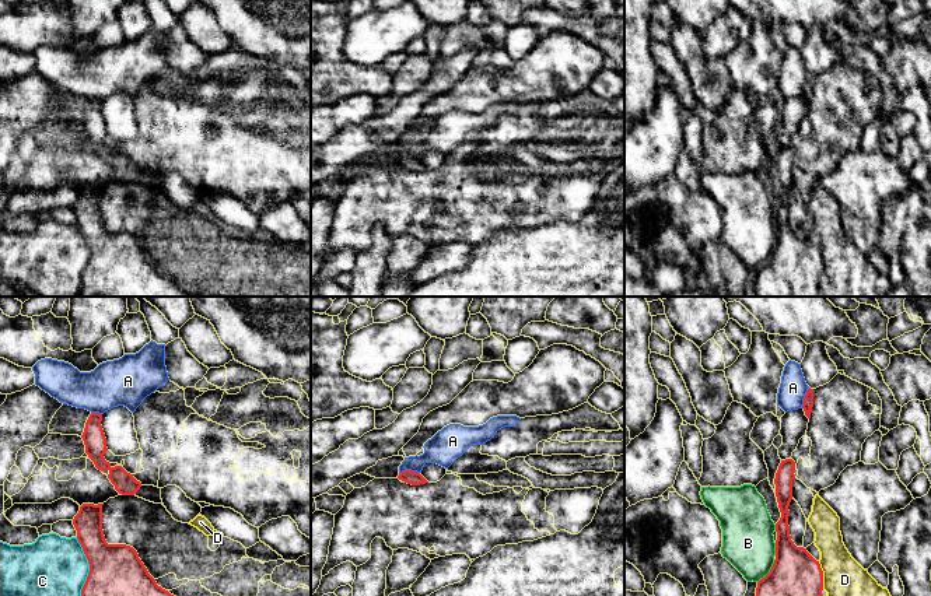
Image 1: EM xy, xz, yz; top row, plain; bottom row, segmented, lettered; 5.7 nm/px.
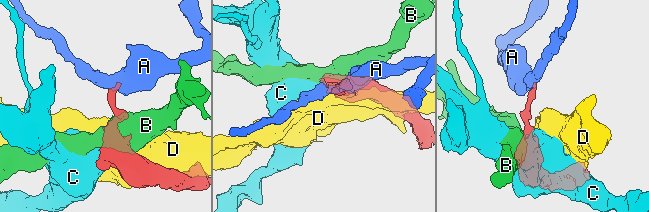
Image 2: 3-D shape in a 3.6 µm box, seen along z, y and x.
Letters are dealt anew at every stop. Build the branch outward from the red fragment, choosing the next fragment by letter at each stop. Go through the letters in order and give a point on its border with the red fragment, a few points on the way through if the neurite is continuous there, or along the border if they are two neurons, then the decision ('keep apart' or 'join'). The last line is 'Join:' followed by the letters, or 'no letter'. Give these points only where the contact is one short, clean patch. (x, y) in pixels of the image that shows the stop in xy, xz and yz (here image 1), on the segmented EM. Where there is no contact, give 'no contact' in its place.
A: contact xz (409, 470); border xz (419, 472), (402, 470), (399, 473); keep apart
B: contact yz (770, 571); border yz (774, 560), (770, 570), (758, 582); keep apart
C: contact xy (90, 567); keep apart
D: contact yz (822, 575); keep apart
Join: no letter

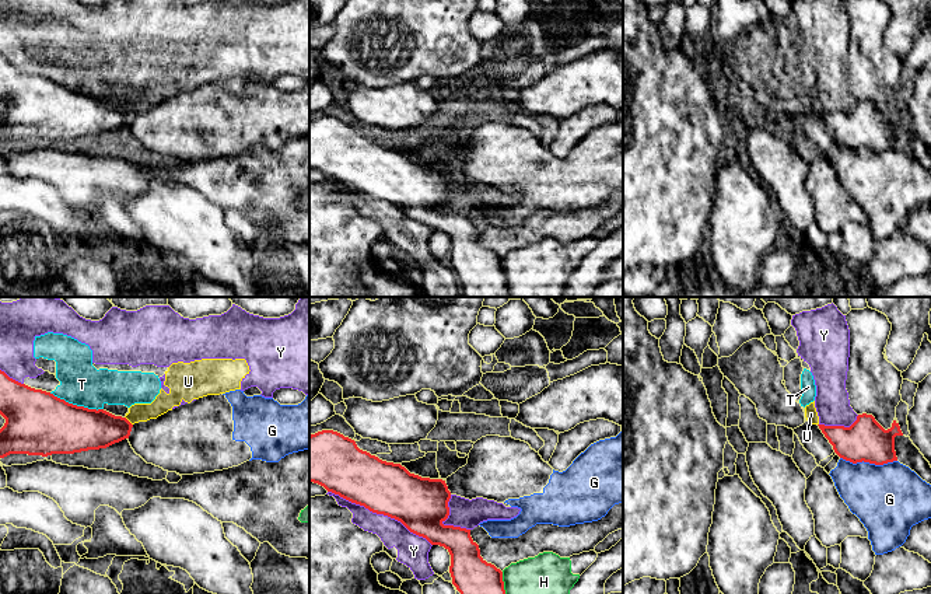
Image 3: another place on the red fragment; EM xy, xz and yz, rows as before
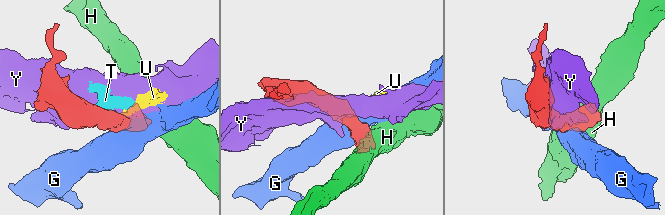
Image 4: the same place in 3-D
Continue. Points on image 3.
G: contact yz (868, 461); keep apart
H: contact xz (503, 583); keep apart
T: contact xy (76, 405); border xy (49, 392), (77, 405), (102, 409); keep apart
U: contact xy (128, 420); border xy (125, 416), (132, 425); keep apart
Y: contact xz (380, 513); keep apart
Join: no letter

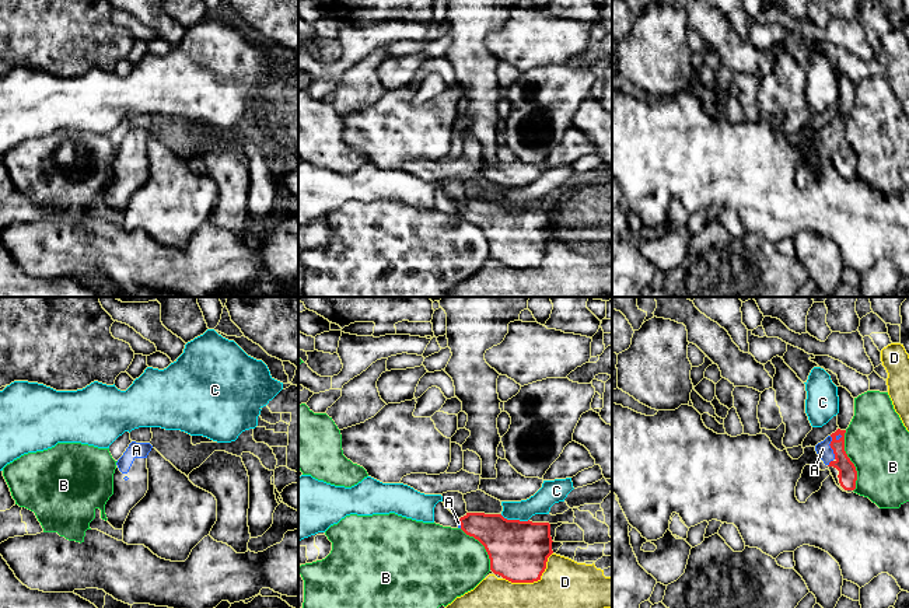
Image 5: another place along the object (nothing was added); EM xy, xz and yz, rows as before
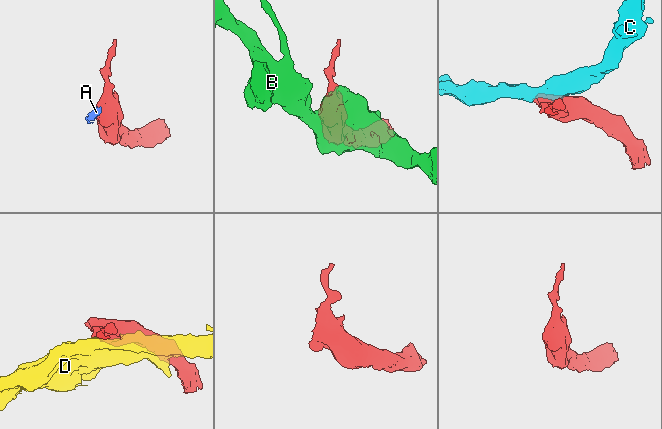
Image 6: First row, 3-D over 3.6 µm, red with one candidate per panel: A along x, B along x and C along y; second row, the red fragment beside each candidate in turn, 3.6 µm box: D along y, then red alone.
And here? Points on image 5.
A: contact yz (834, 451); way yz (848, 475), (842, 460), (834, 451), (822, 448); join
B: contact yz (850, 461); keep apart
C: contact xz (514, 520); border xz (500, 514), (507, 519), (528, 520); keep apart
D: contact xz (534, 580); keep apart
Join: A

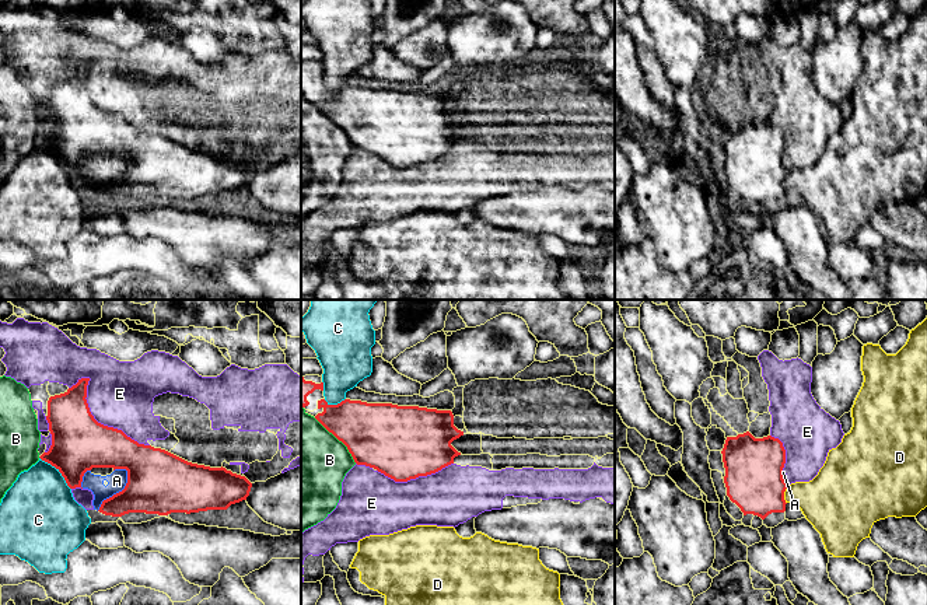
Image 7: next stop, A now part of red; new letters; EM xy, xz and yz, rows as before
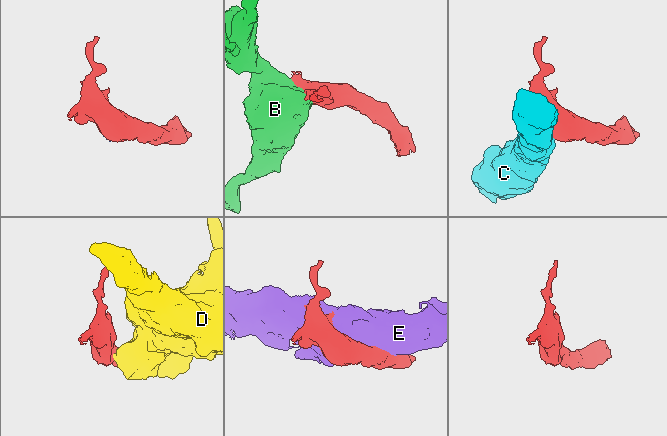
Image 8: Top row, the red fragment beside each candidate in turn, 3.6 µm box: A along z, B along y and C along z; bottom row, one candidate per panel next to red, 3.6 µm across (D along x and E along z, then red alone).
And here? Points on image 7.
A: contact xy (119, 492); keep apart
B: contact xz (338, 439); keep apart
C: contact xy (59, 471); keep apart
D: contact yz (783, 495); keep apart
E: contact xy (93, 416); keep apart
Join: no letter

